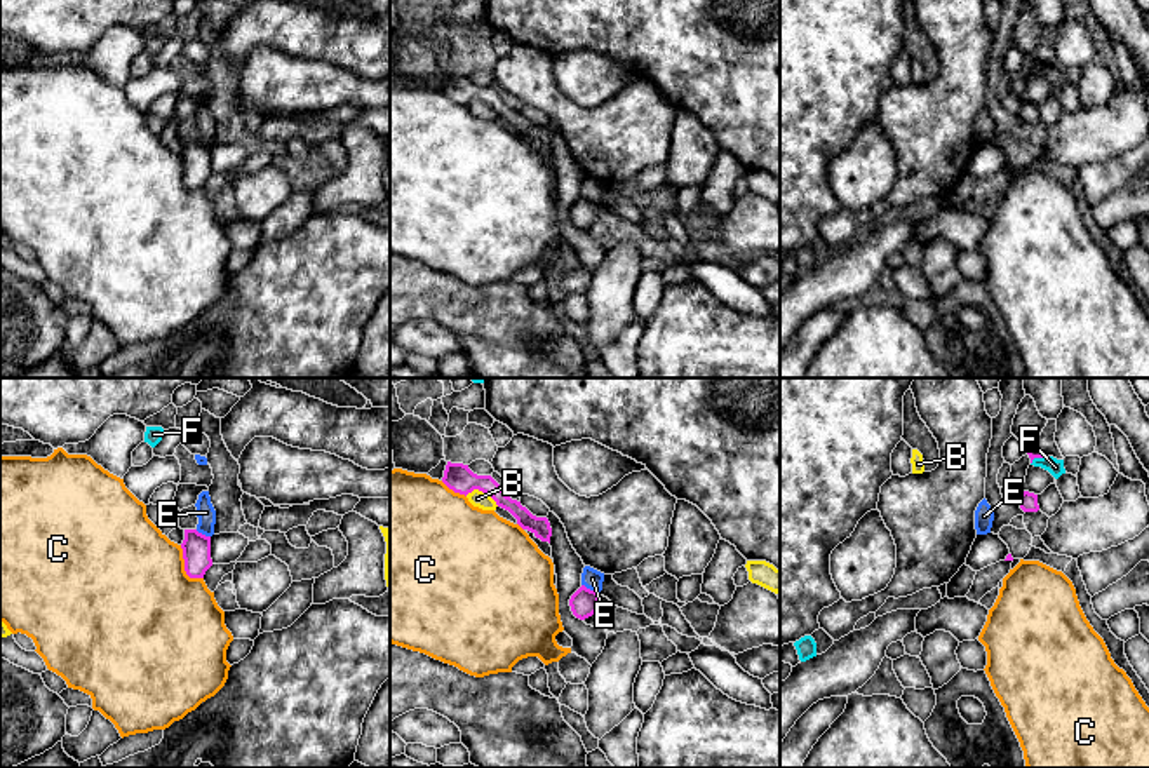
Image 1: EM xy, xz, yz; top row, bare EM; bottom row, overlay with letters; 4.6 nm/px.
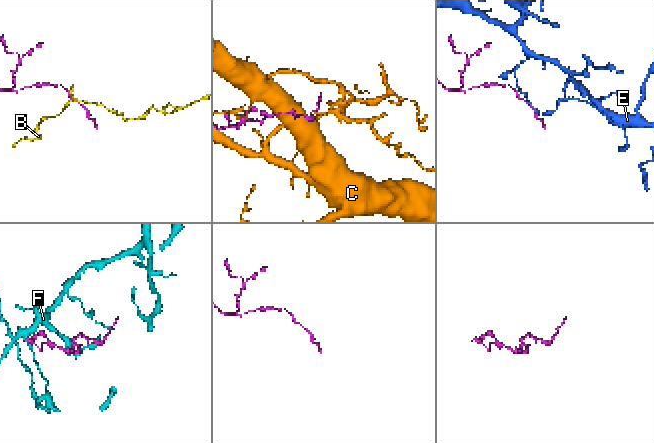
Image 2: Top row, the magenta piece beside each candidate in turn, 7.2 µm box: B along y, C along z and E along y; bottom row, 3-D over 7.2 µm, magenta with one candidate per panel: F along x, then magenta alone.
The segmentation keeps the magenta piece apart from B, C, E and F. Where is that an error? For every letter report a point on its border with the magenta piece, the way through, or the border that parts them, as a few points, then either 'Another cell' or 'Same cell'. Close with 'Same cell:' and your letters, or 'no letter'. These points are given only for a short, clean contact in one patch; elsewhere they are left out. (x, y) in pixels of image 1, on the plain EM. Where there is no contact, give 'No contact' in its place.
B: Touches magenta at xz (483, 101). Boundary: xz (465, 105), (481, 100), (498, 115). Another cell
C: Touches magenta at xy (185, 178). Another cell
E: Touches magenta at xz (589, 199). Path across: xz (584, 213), (589, 199), (592, 188). Same cell
F: Touches magenta at yz (1036, 67). Boundary: yz (1045, 65), (1036, 67), (1031, 74). Another cell
Same cell: E

